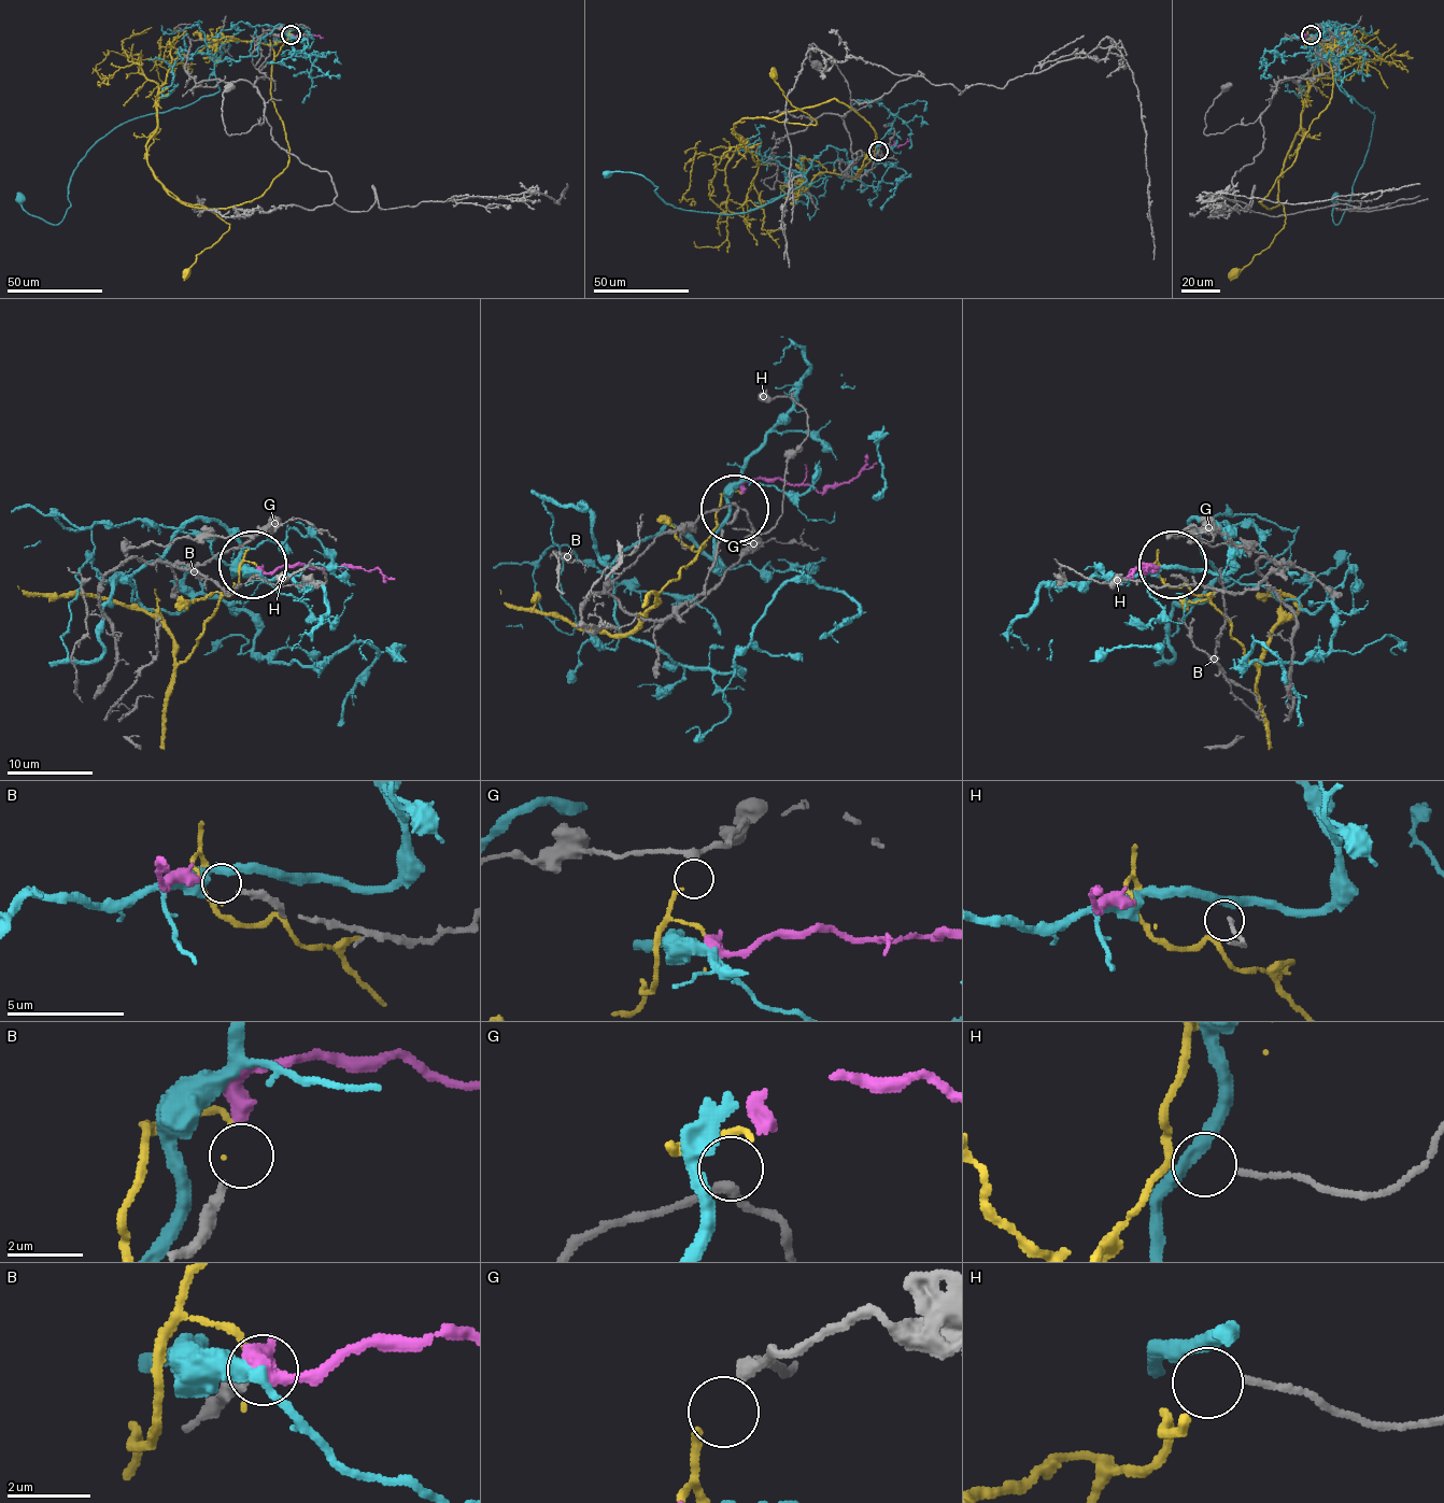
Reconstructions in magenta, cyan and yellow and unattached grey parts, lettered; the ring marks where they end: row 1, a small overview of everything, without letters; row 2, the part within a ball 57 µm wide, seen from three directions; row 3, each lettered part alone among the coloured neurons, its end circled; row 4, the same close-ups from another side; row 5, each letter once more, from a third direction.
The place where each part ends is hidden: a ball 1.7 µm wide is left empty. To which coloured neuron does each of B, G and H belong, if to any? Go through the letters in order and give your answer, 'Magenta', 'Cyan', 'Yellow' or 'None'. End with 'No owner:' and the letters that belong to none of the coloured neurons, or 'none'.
B: Magenta
G: Yellow
H: None
No owner: H

